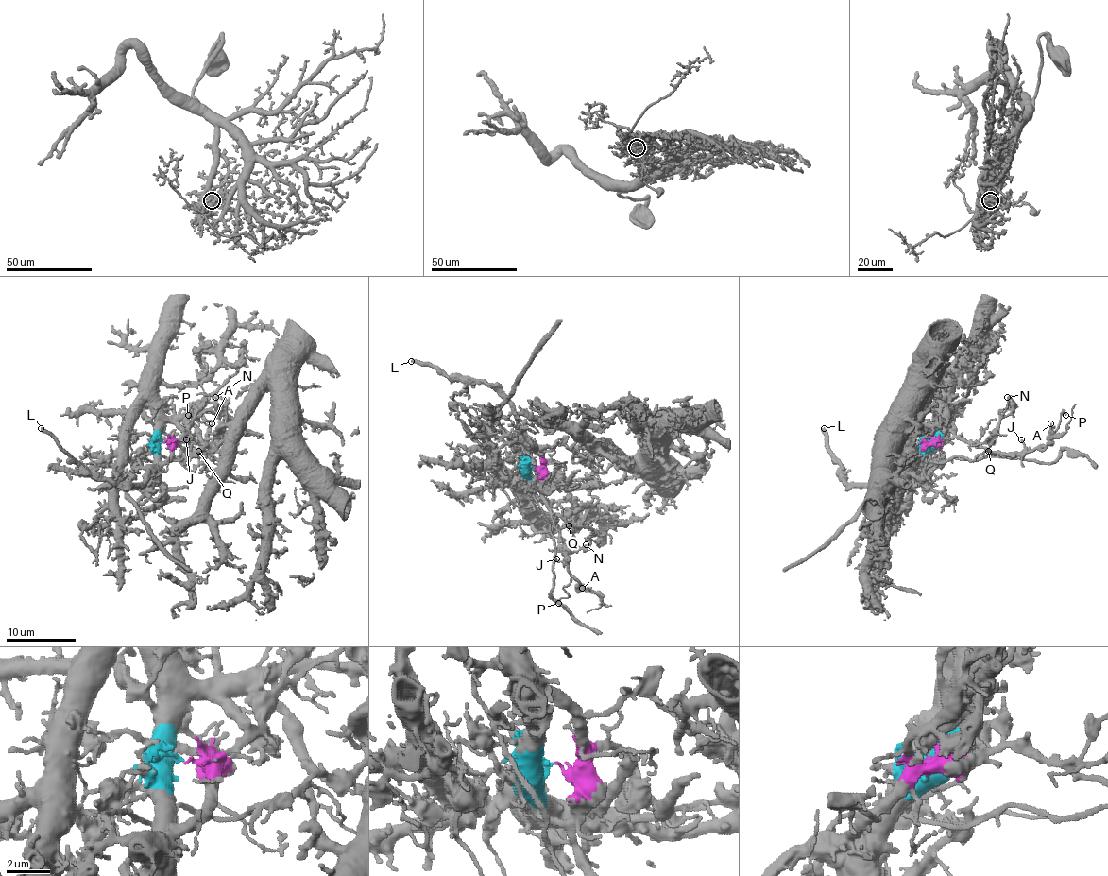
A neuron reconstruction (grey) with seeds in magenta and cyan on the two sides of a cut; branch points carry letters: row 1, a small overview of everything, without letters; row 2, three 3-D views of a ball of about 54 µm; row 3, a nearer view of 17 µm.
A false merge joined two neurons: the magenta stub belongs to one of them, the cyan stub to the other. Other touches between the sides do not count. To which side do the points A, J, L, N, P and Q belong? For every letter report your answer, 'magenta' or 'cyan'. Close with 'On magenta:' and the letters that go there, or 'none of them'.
A: magenta
J: magenta
L: magenta
N: magenta
P: magenta
Q: magenta
On magenta: A, J, L, N, P, Q

